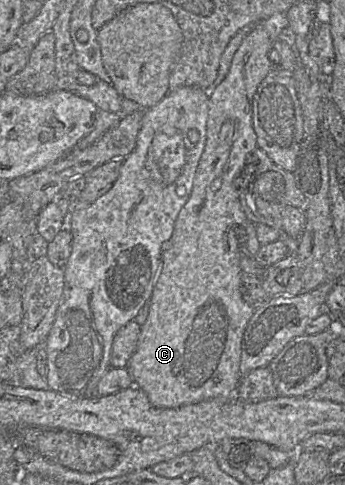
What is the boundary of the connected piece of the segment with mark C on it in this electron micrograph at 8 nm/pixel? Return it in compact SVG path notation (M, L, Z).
M262 21L254 23L235 52L225 78L209 96L206 142L191 194L177 216L170 240L162 250L148 316L141 326L136 350L126 366L133 386L144 391L151 405L157 408L177 408L214 398L229 399L234 397L241 381L241 344L255 309L244 301L240 291L243 273L237 237L239 226L248 220L233 181L247 155L257 147L257 135L252 124L253 98L259 84L275 67L271 60L272 46L273 40Z

